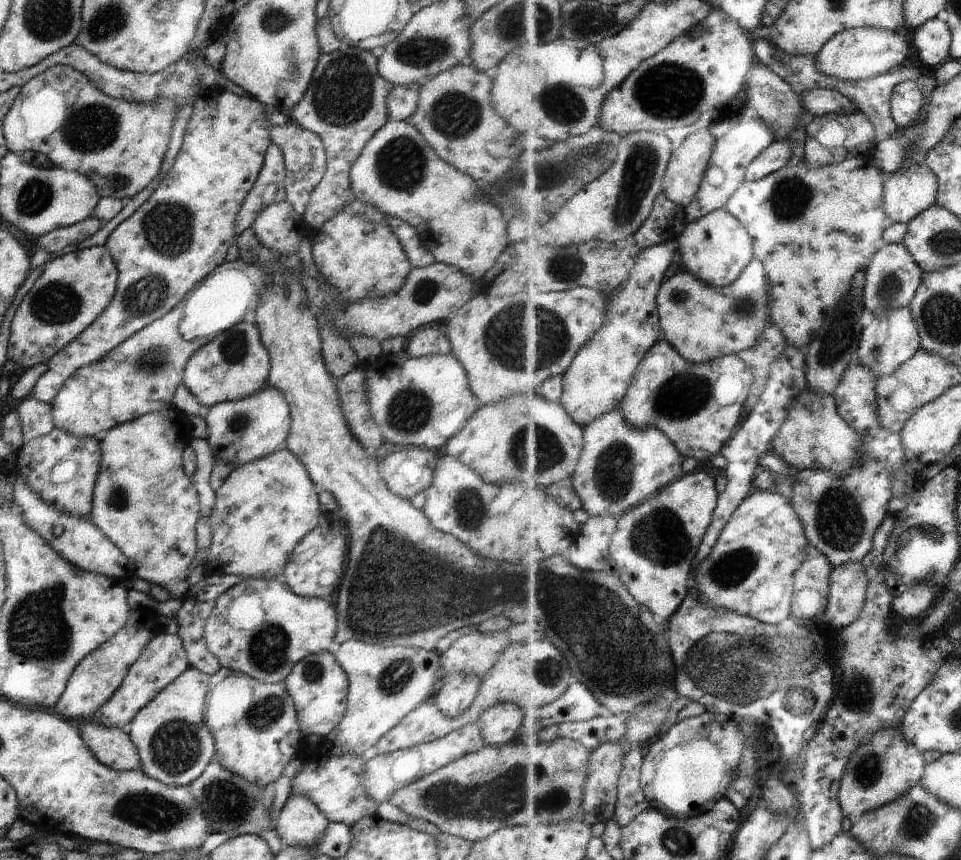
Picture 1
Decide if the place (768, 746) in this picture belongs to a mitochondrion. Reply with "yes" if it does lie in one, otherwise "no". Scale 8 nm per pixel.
no

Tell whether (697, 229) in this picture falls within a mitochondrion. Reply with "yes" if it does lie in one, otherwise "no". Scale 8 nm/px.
no

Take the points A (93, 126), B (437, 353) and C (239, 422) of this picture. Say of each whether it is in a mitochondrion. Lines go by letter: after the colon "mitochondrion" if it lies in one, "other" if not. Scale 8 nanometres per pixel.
A: mitochondrion
B: other
C: mitochondrion

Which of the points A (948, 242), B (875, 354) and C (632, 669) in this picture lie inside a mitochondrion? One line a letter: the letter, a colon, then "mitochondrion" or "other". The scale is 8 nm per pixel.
A: mitochondrion
B: mitochondrion
C: mitochondrion

